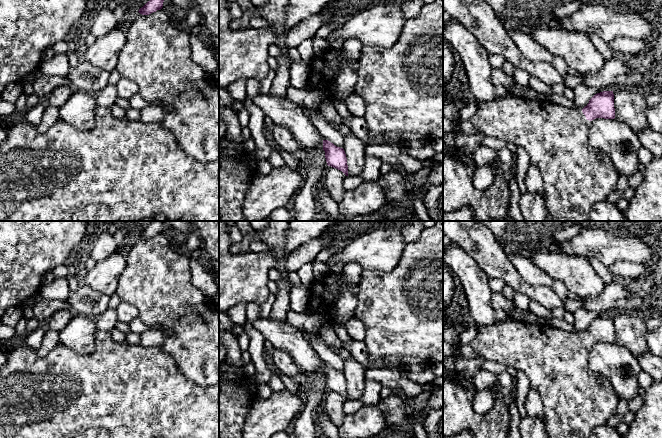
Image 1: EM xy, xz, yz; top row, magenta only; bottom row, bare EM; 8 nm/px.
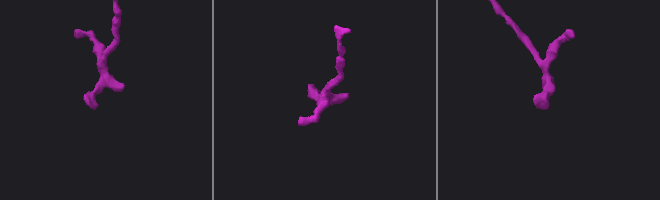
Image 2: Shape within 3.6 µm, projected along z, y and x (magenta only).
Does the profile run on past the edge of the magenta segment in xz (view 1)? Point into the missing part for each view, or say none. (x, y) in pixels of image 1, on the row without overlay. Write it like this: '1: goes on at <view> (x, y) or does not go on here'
1: does not go on here

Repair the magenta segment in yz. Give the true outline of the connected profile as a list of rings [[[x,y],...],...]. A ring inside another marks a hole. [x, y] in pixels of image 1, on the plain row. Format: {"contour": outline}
{"contour": [[[613,315],[595,318],[583,333],[565,331],[547,323],[526,324],[508,318],[495,324],[479,326],[474,340],[461,348],[461,356],[466,359],[482,358],[495,361],[506,367],[523,371],[529,378],[530,389],[537,391],[541,397],[549,438],[589,438],[594,427],[605,424],[611,416],[615,415],[619,403],[610,381],[595,374],[589,367],[589,346],[596,342],[615,342]]]}

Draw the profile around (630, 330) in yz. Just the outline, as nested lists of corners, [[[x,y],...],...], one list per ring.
[[[621,312],[614,314],[613,318],[616,343],[627,348],[634,356],[650,352],[646,342],[647,317]]]

